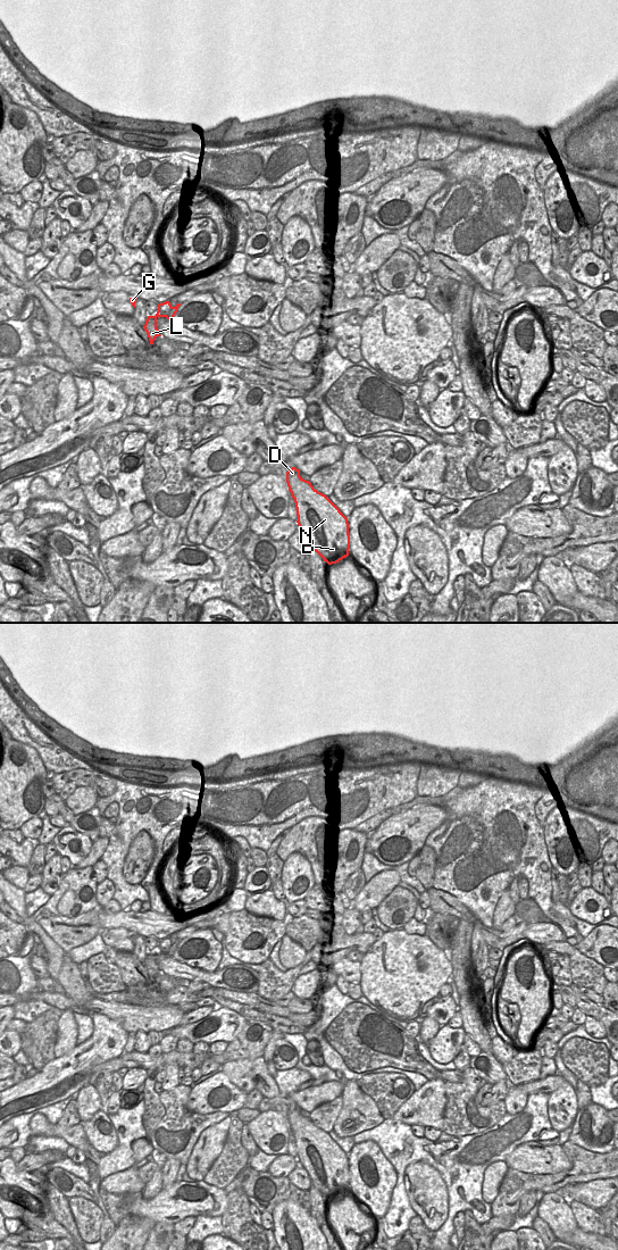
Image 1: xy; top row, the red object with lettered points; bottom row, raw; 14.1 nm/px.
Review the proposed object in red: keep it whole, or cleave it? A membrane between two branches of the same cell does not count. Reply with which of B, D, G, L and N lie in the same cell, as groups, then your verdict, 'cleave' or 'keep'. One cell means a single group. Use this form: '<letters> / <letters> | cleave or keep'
B D N / G L | cleave

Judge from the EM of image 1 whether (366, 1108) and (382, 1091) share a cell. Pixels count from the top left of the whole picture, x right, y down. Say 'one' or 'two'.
two

